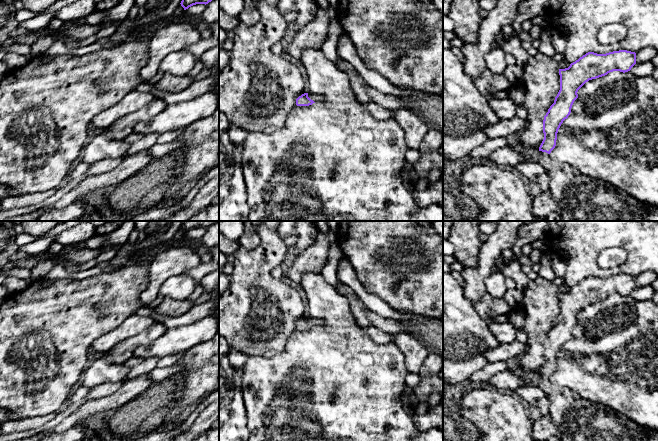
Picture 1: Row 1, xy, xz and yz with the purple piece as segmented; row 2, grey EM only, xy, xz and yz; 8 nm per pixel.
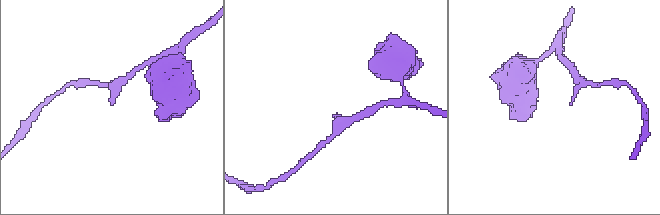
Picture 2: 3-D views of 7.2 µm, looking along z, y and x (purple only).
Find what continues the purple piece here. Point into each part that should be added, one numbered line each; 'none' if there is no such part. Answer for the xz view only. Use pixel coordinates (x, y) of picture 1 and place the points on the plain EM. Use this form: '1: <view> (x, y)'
1: xz (315, 322)

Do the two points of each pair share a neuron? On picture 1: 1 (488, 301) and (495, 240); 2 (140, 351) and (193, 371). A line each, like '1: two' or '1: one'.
1: two
2: two

